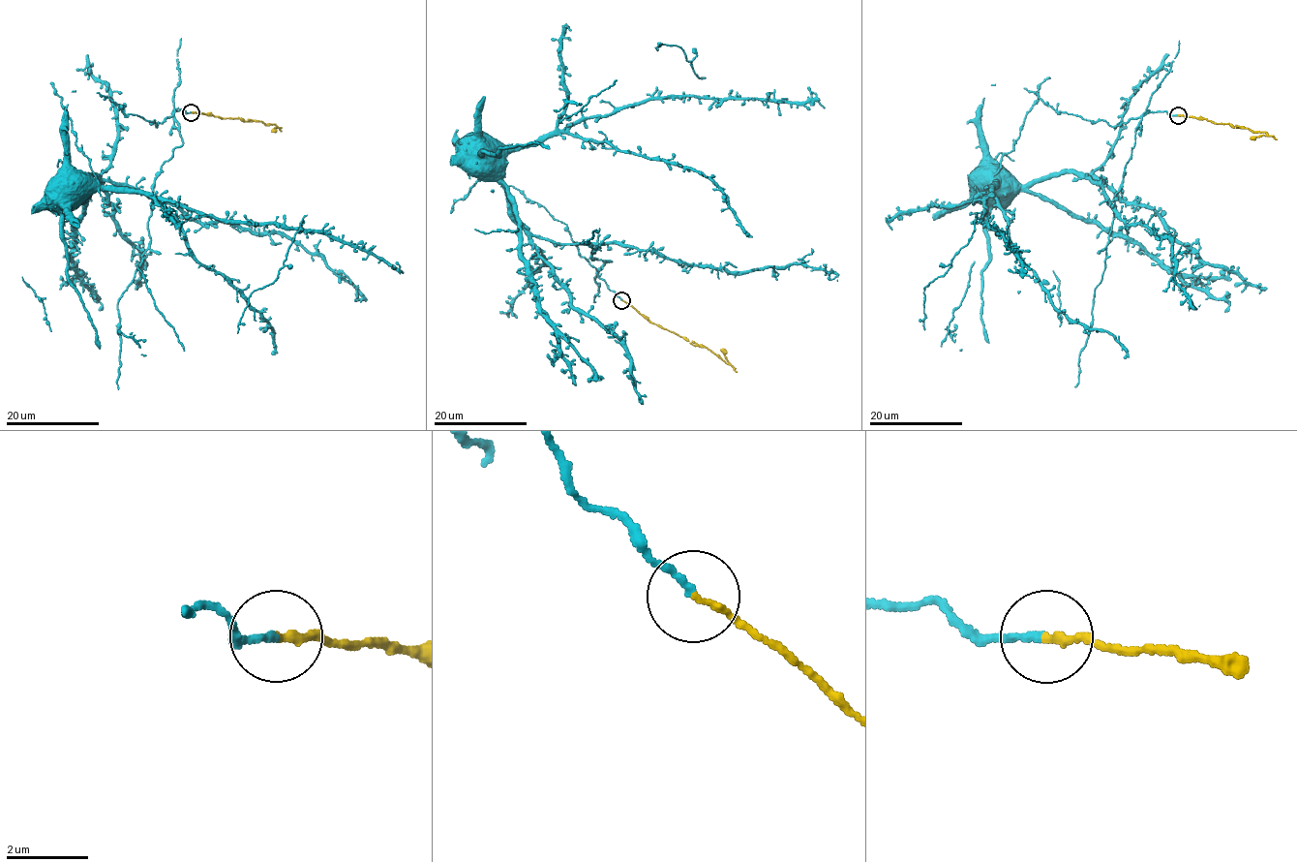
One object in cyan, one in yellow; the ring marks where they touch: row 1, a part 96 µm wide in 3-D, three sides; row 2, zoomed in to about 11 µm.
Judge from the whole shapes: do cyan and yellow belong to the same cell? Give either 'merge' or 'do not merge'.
merge

